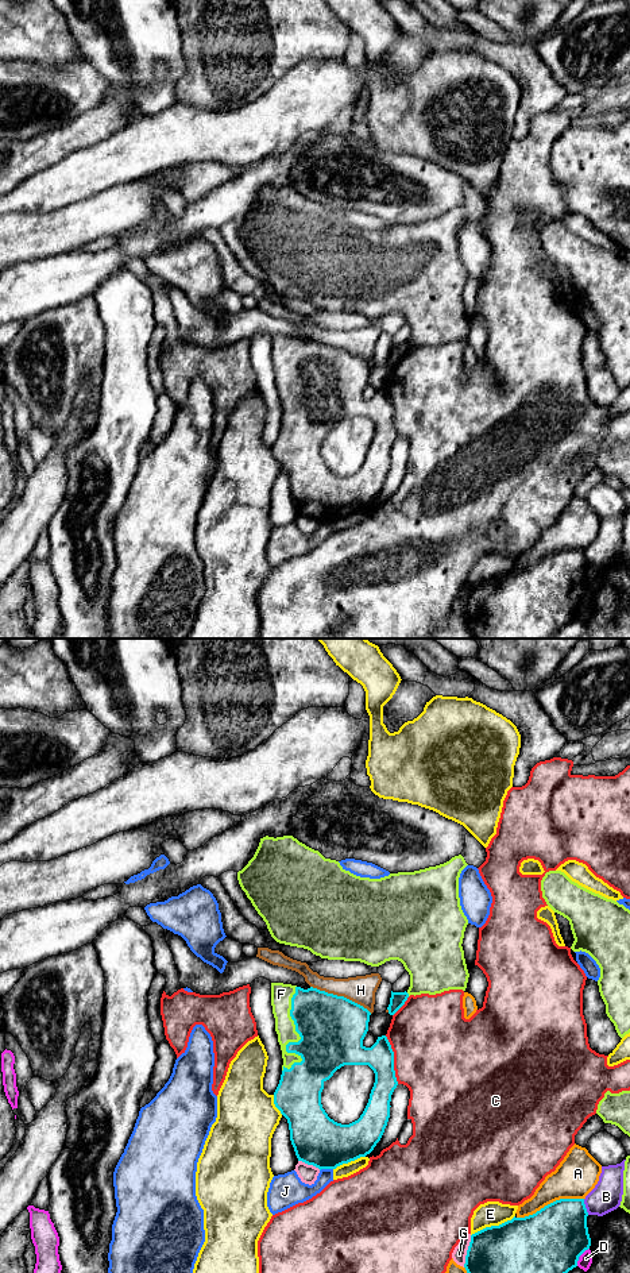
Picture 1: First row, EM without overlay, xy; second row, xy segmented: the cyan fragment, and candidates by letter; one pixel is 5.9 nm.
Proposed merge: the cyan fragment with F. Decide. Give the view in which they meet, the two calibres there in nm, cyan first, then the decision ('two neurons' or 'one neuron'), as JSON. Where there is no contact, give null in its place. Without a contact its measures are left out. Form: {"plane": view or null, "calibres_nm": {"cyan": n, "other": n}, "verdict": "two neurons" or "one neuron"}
{"plane": "xy", "calibres_nm": {"cyan": 380, "other": 120}, "verdict": "one neuron"}

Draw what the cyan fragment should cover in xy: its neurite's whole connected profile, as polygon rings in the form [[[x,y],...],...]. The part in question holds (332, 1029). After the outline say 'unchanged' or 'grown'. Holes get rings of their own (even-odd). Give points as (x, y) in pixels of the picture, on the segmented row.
[[[271,983],[271,1006],[275,1018],[275,1031],[282,1050],[282,1075],[274,1092],[274,1104],[287,1119],[290,1141],[298,1161],[321,1169],[336,1169],[370,1154],[380,1141],[390,1118],[390,1102],[398,1085],[394,1071],[394,1052],[386,1035],[378,1037],[371,1048],[363,1045],[368,1031],[371,1012],[363,1006],[317,988],[304,990],[297,985]],[[344,1065],[368,1065],[375,1073],[375,1083],[368,1103],[360,1118],[349,1125],[341,1125],[328,1116],[321,1104],[324,1083]]]; grown

